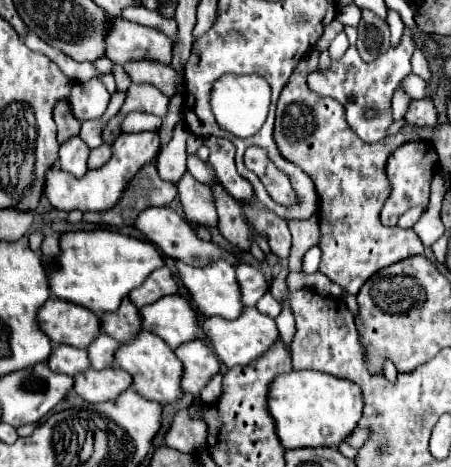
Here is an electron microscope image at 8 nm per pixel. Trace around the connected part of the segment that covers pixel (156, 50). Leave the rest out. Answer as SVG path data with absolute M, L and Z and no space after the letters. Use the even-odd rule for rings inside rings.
M109 17L109 37L105 37L105 57L119 65L133 59L153 59L169 65L171 39L155 27L145 27L123 17Z

